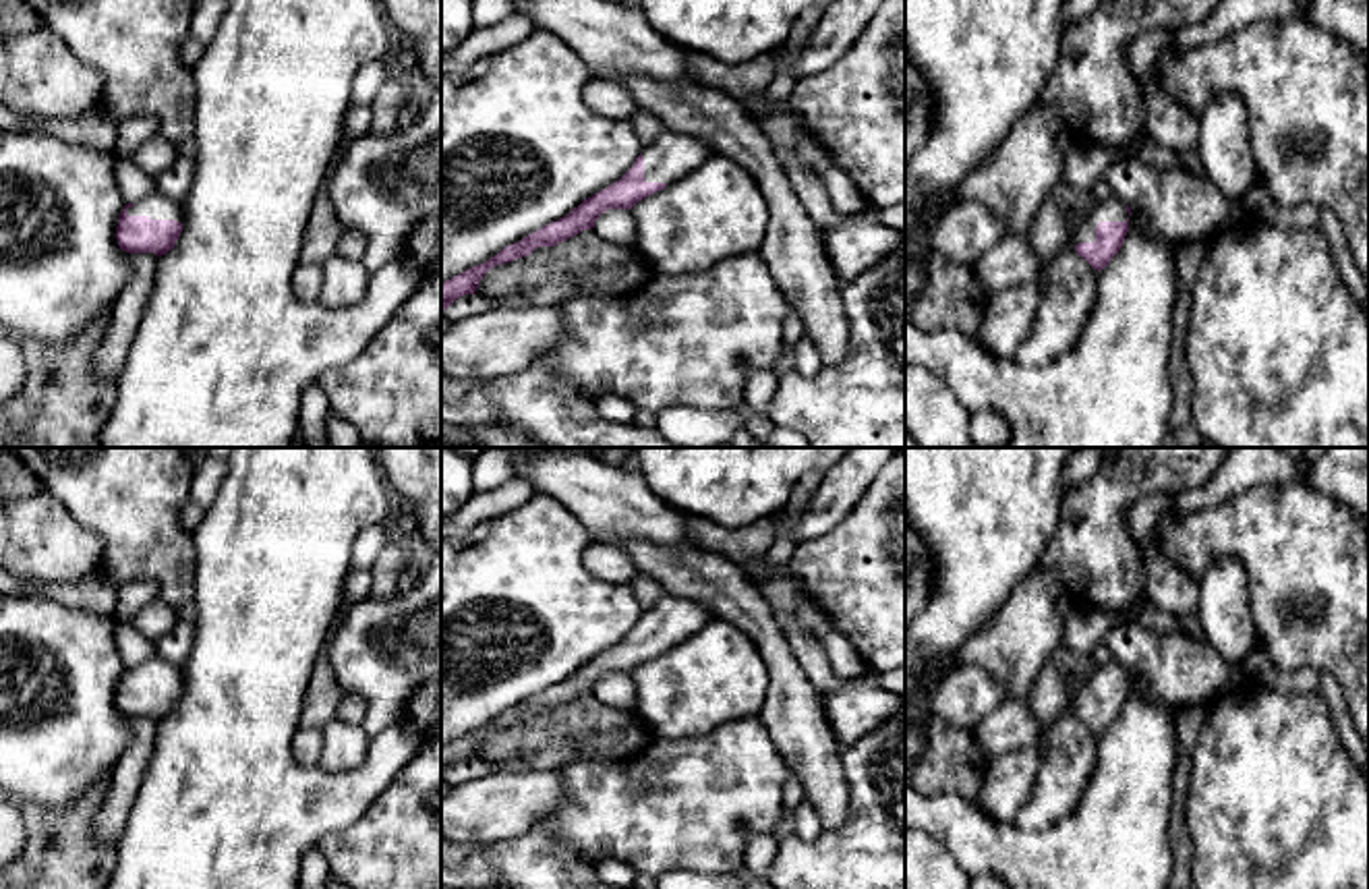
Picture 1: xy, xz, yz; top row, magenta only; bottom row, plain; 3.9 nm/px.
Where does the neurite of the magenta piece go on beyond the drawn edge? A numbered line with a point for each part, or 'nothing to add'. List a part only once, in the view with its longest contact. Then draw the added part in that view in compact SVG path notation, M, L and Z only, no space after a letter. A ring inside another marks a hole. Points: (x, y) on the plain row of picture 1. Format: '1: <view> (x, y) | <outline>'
1: yz (1111, 674) | M1110 659L1108 663L1091 669L1083 688L1071 698L1069 709L1094 707L1096 690L1100 686L1125 686L1127 682L1127 667Z

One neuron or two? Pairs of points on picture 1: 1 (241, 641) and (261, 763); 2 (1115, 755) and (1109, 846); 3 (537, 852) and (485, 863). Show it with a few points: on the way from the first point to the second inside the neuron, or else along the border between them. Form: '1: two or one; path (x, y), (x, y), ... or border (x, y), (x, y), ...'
1: one; path (243, 672), (243, 732)
2: one; path (1115, 778), (1111, 823)
3: one; path (525, 863), (498, 863)

